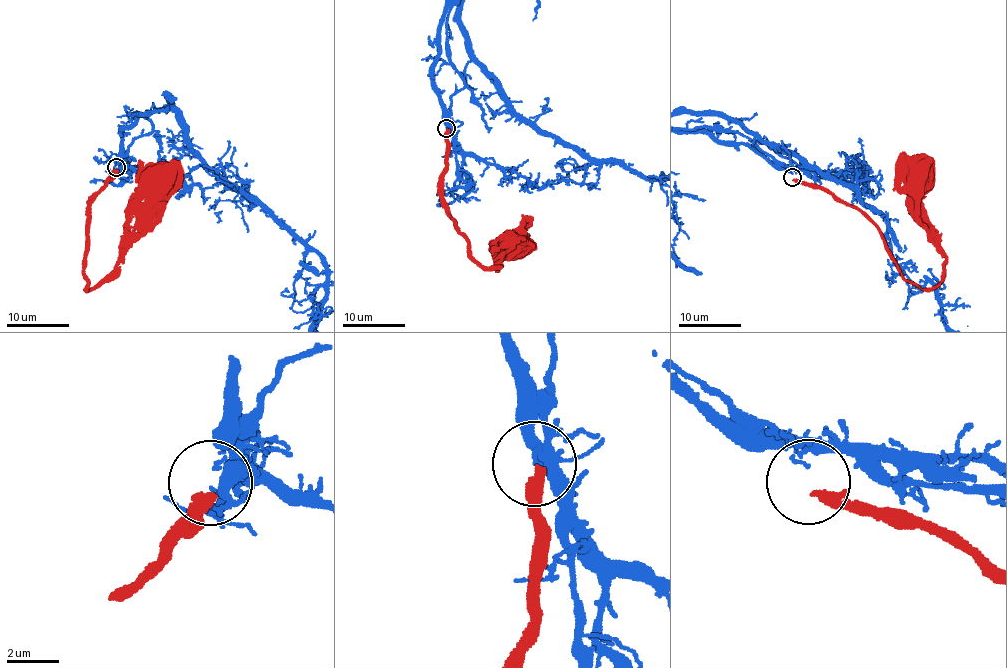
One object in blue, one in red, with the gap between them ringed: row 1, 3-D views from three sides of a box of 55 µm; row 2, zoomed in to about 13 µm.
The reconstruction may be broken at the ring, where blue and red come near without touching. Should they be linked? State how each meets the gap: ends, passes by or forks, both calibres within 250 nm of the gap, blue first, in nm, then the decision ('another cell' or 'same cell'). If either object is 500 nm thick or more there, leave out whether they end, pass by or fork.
blue ends; red ends; calibres 130 and 320 nm; another cell

